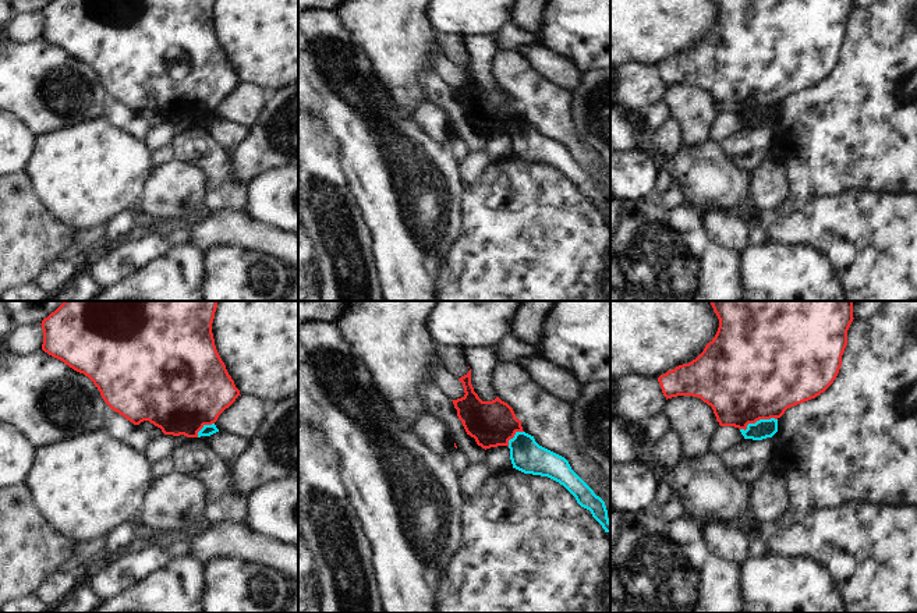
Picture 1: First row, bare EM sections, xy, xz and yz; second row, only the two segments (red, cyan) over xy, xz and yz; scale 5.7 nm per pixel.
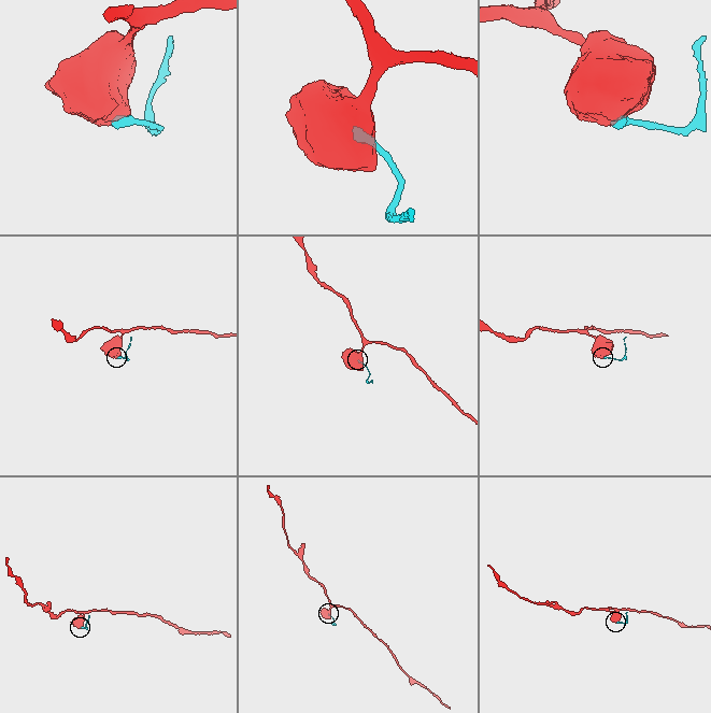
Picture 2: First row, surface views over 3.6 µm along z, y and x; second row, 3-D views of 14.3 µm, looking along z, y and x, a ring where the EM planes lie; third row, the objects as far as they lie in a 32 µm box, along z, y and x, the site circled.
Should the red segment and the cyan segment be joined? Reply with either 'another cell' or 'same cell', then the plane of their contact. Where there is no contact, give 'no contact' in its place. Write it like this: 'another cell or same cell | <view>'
another cell | yz

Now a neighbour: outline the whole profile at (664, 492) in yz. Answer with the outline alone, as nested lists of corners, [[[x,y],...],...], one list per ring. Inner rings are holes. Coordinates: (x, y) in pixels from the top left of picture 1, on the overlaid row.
[[[661,482],[655,492],[655,506],[659,509],[665,506],[672,497],[672,489],[666,482]]]

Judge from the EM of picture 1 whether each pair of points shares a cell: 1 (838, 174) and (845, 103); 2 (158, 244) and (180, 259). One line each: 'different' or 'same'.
1: same
2: different

